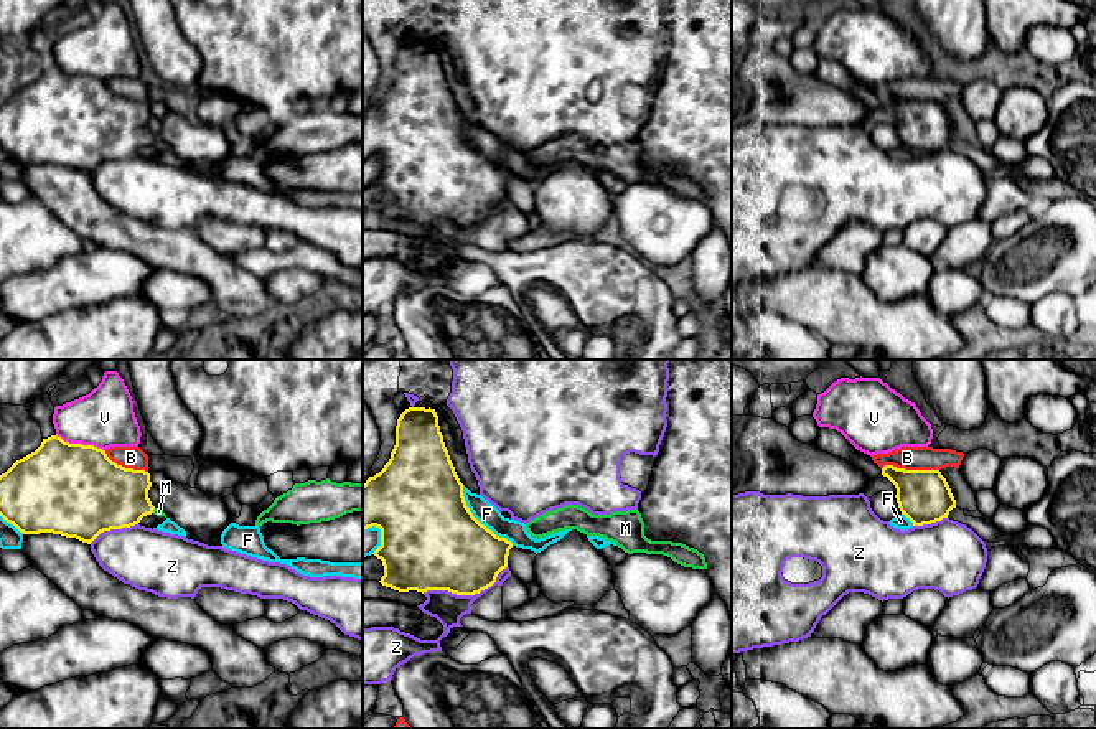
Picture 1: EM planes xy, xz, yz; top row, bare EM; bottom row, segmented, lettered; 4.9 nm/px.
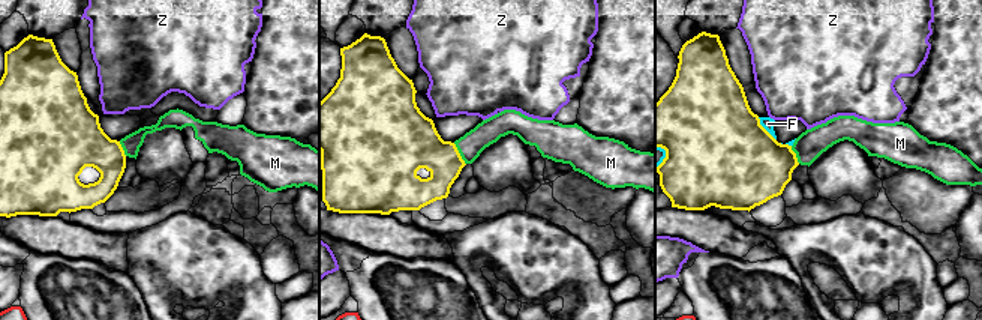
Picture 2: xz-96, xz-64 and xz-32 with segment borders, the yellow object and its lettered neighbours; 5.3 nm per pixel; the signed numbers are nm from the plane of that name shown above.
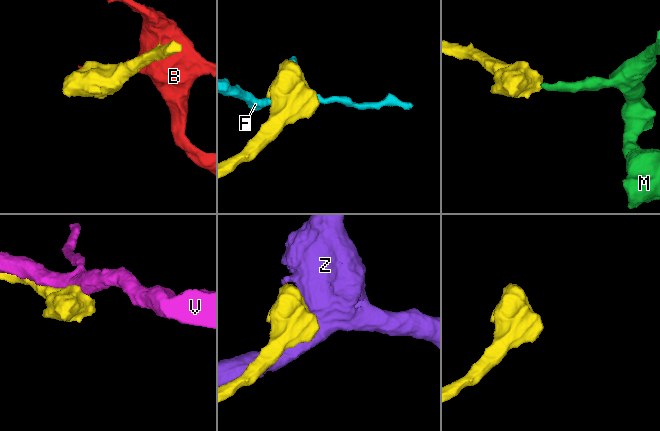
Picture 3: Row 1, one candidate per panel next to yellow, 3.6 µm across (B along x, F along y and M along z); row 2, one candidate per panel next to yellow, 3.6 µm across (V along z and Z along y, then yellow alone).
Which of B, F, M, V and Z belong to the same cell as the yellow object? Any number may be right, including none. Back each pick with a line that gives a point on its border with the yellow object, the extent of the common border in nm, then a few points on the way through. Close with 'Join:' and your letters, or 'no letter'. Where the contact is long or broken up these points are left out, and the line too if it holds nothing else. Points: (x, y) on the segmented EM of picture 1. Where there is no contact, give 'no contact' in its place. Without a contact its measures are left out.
M: xy (154, 508) | 30 nm | across xy (104, 495), (154, 508), (159, 512)
Join: M

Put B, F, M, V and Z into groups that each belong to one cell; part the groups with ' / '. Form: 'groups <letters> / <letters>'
groups B / F / M / V / Z

